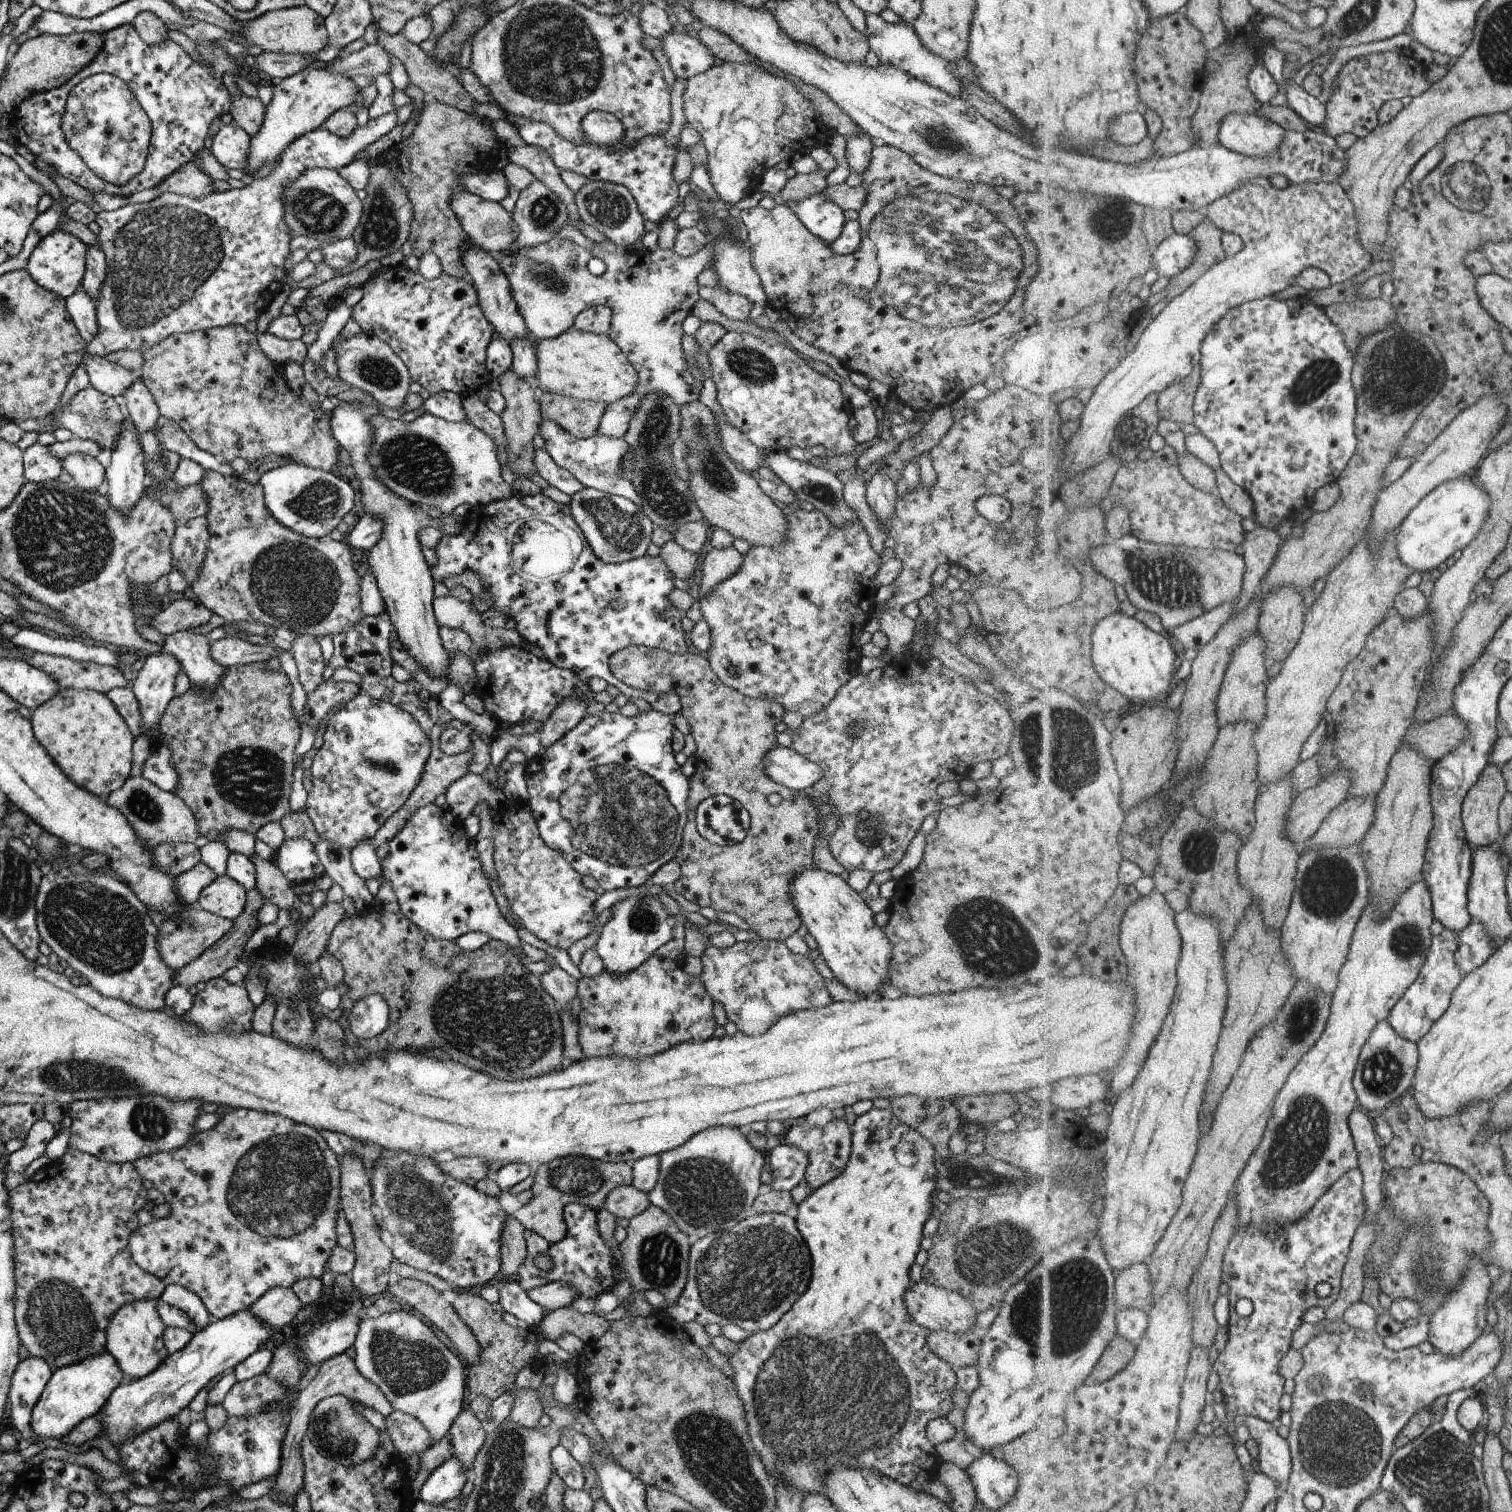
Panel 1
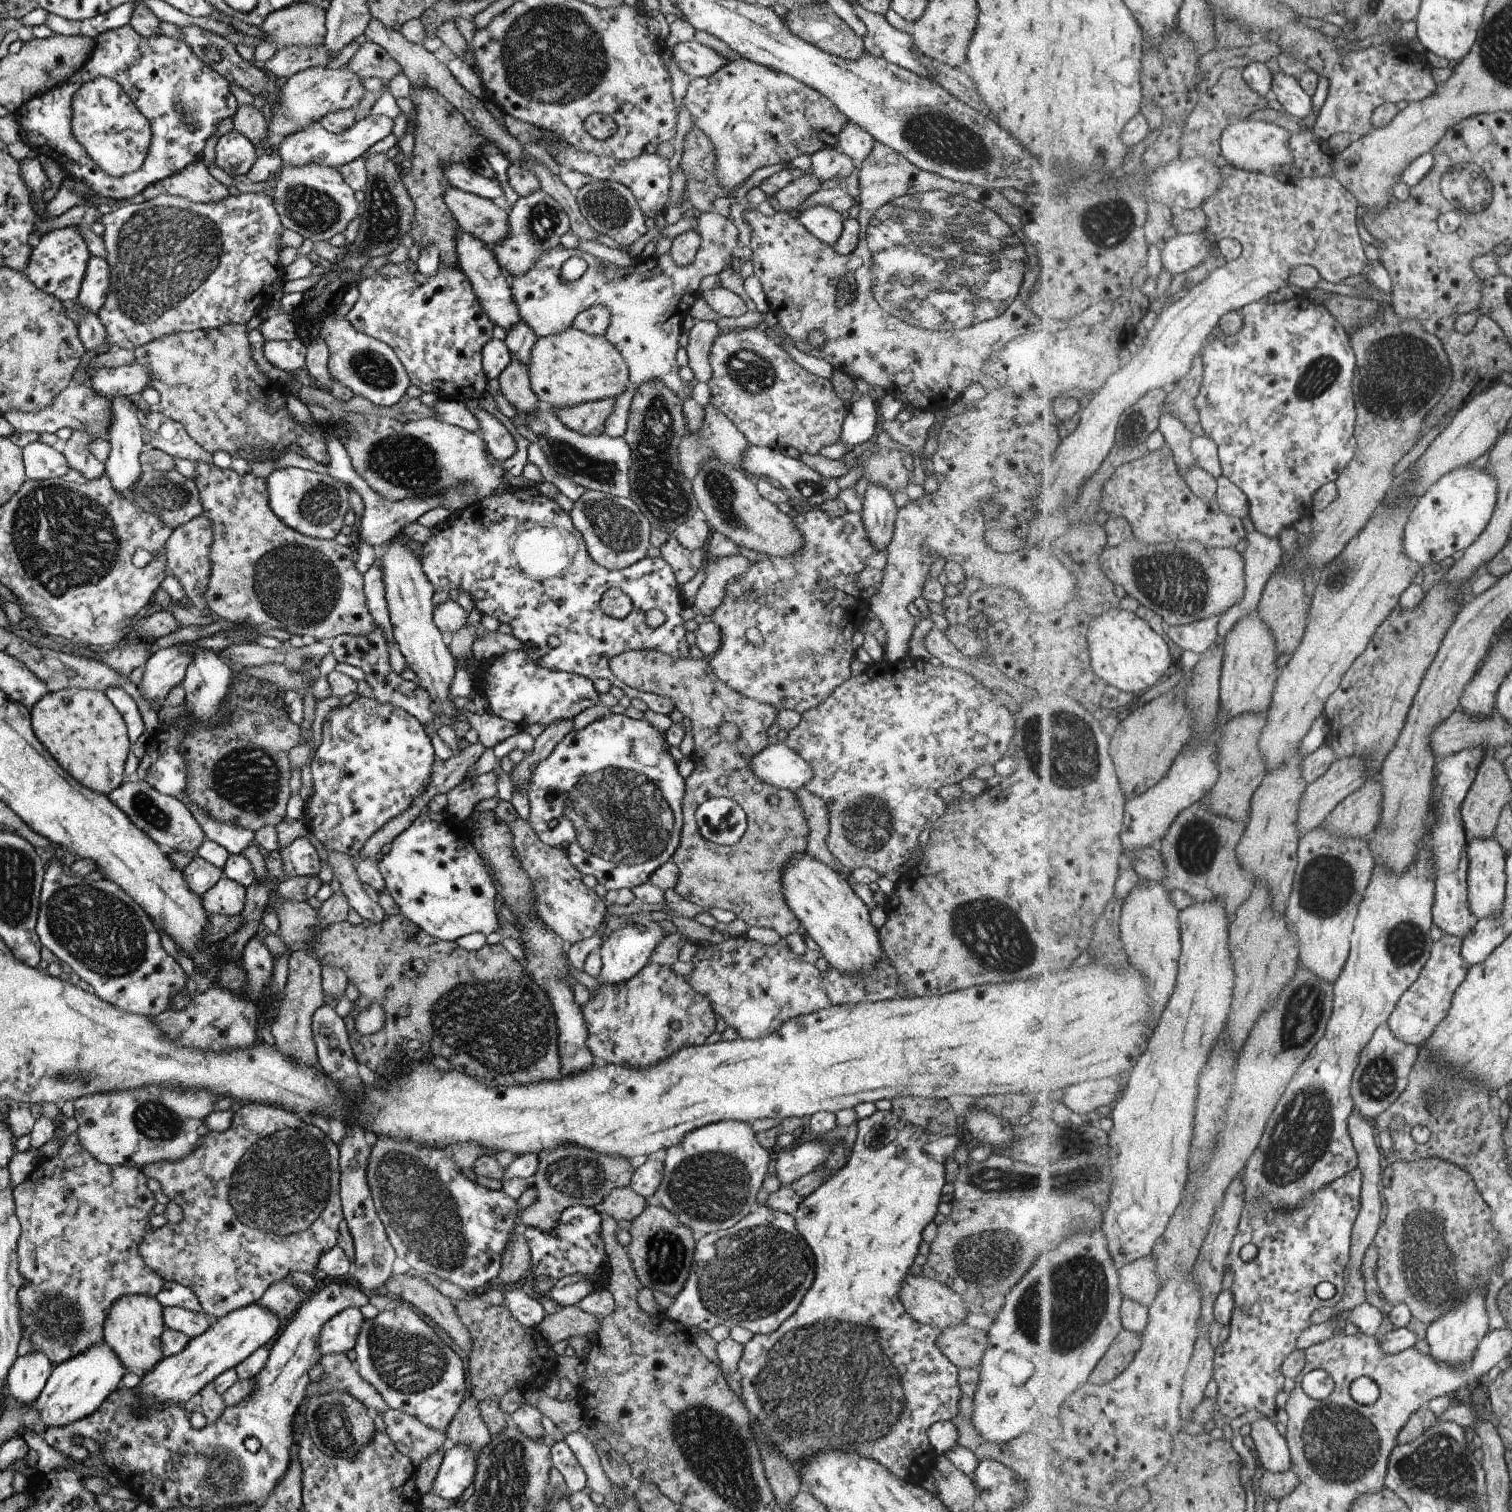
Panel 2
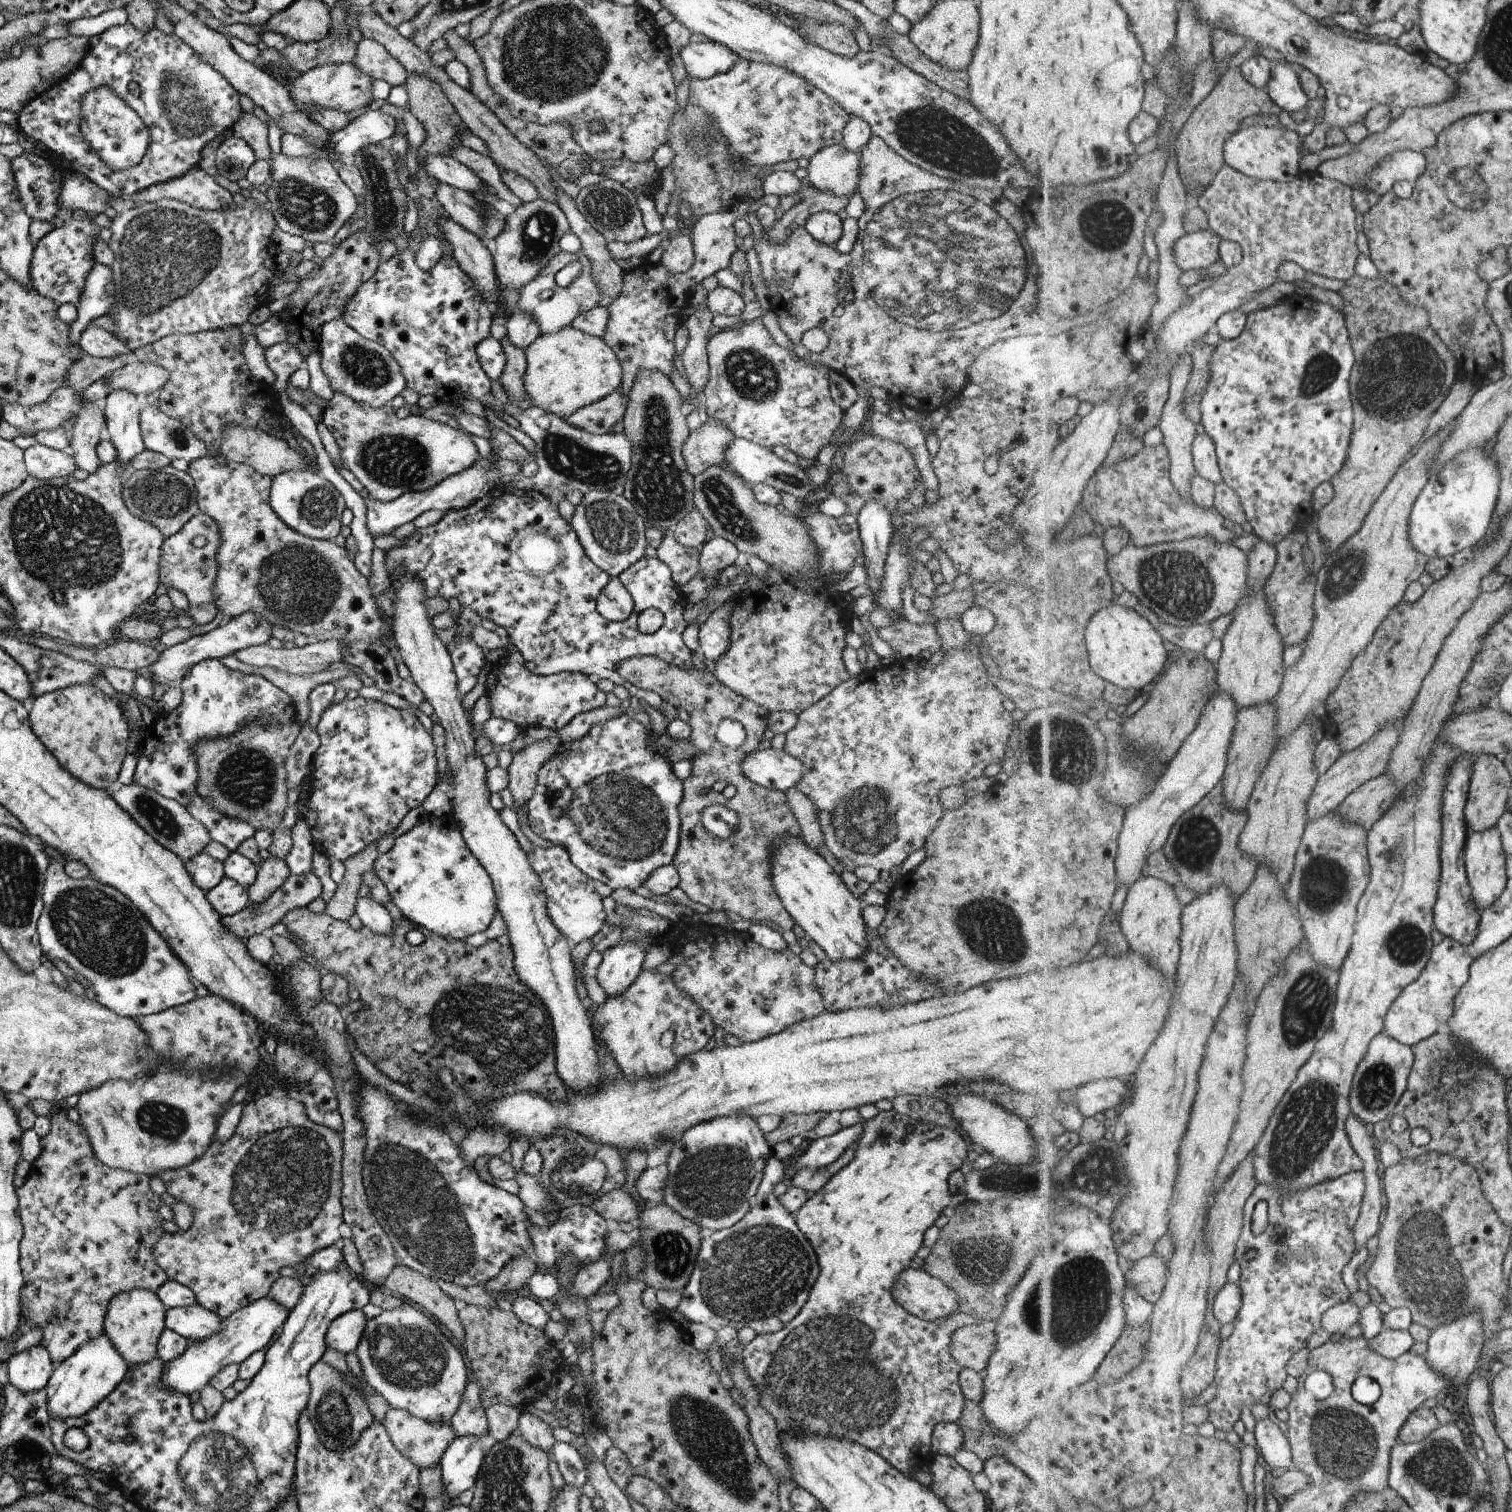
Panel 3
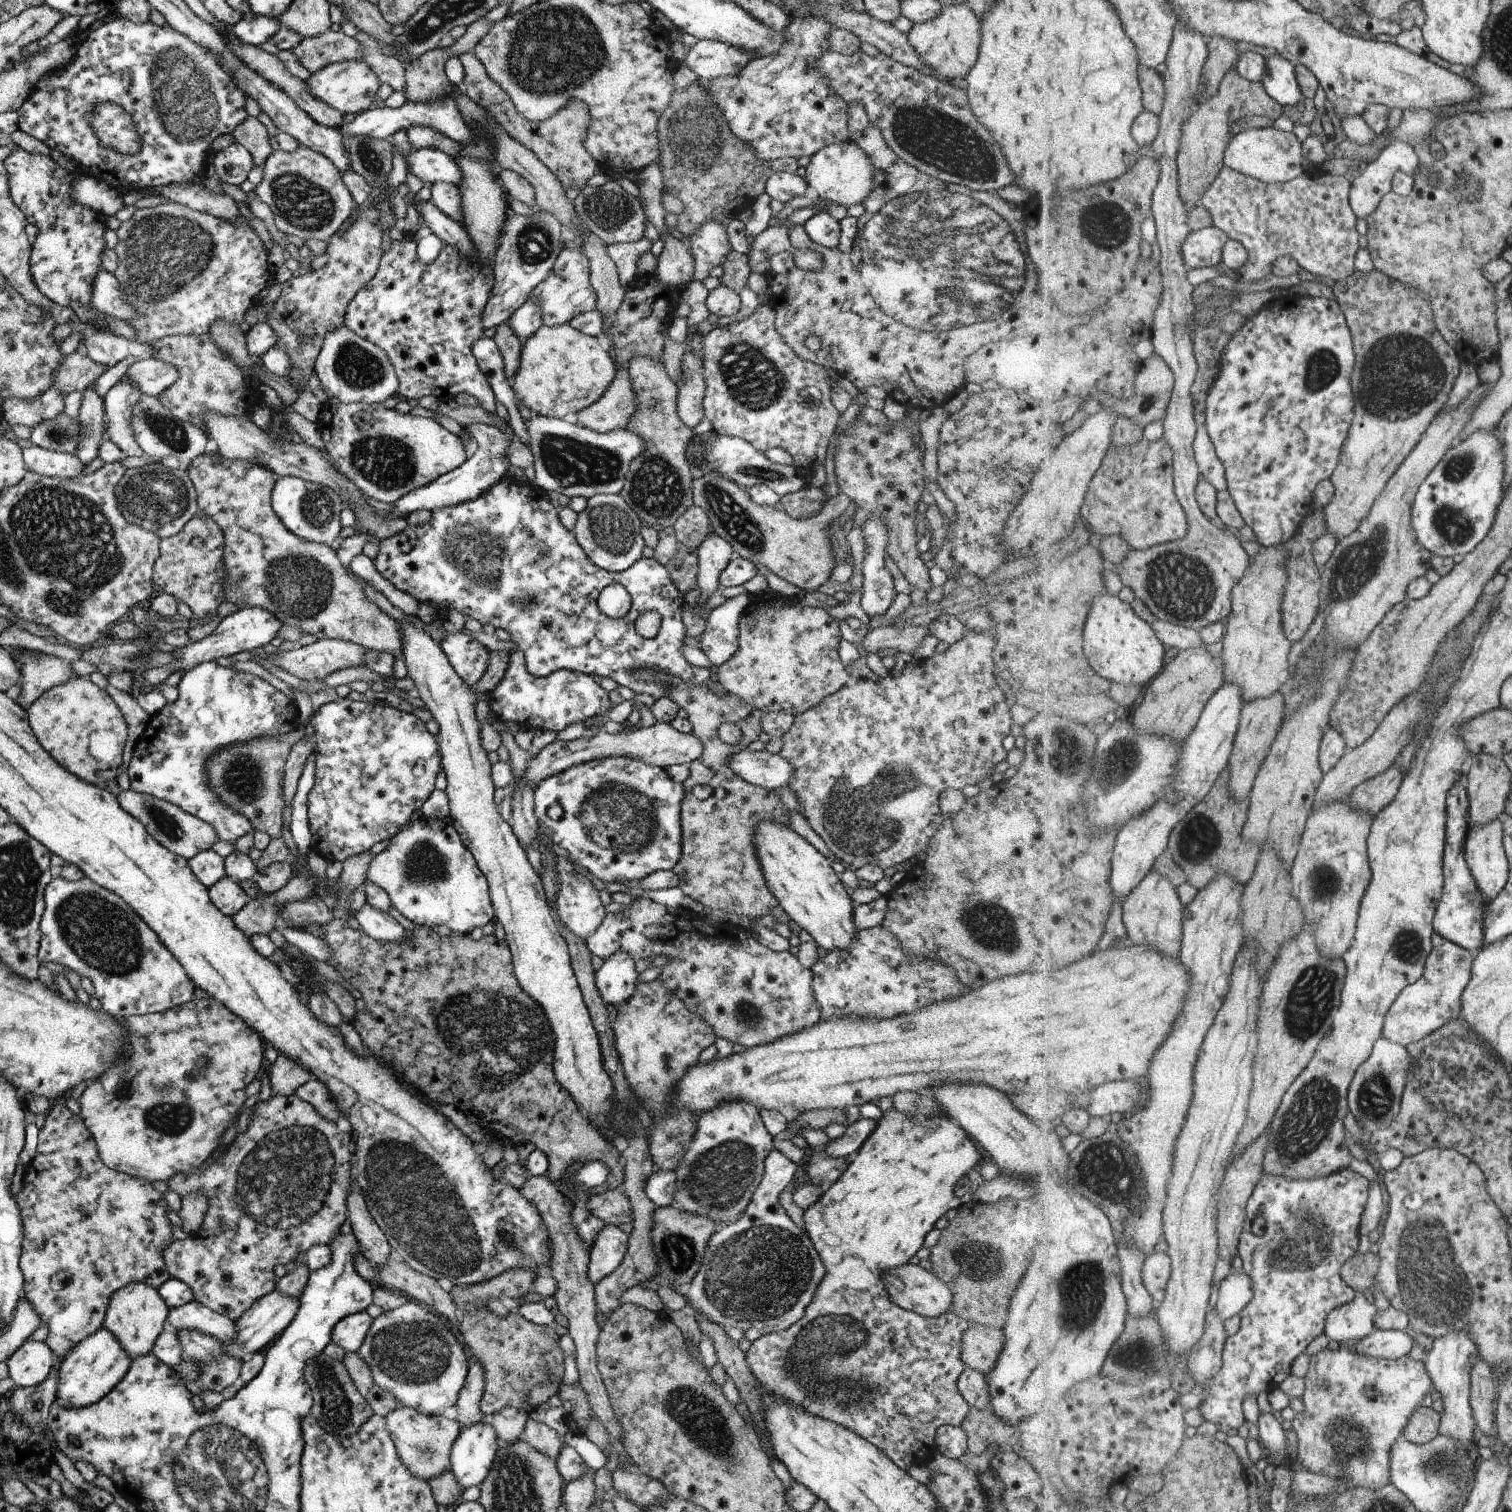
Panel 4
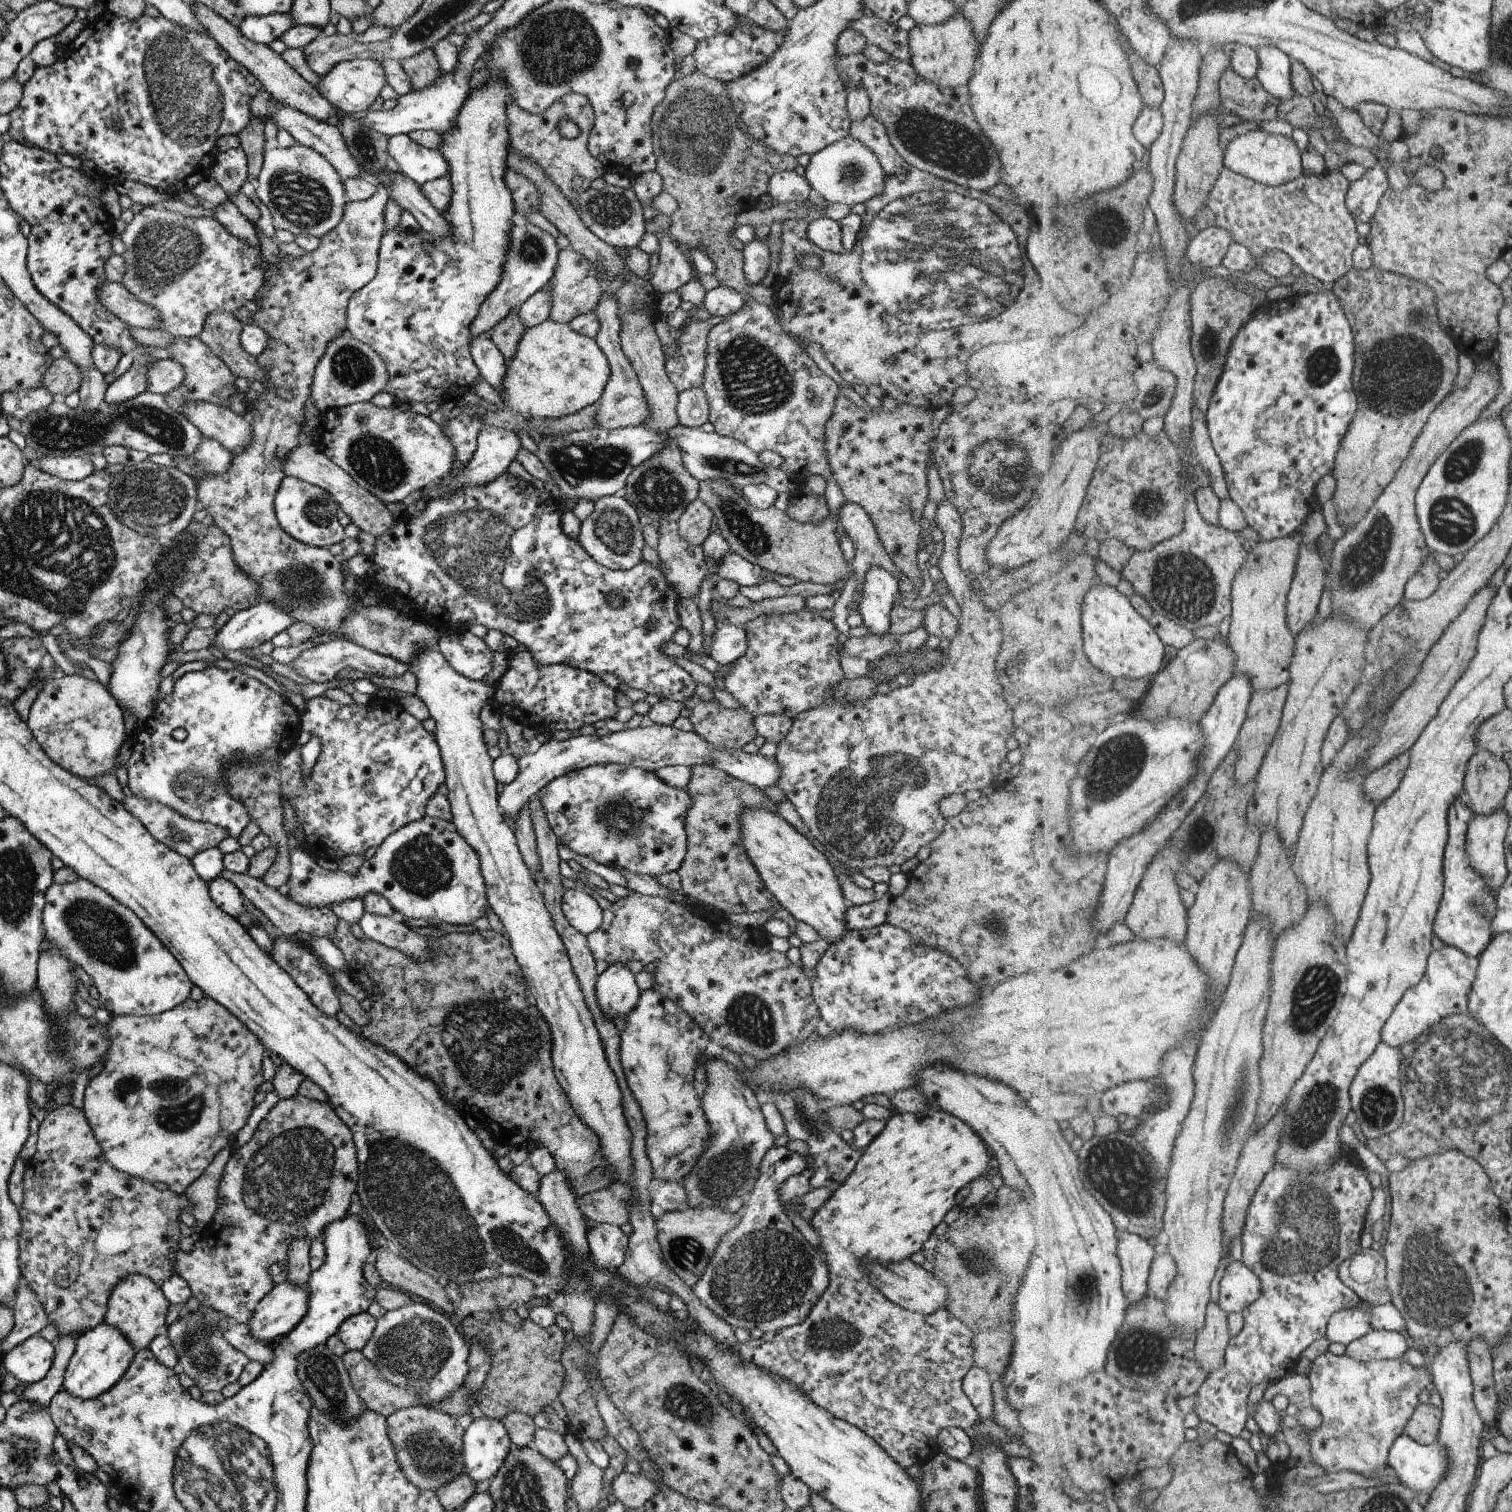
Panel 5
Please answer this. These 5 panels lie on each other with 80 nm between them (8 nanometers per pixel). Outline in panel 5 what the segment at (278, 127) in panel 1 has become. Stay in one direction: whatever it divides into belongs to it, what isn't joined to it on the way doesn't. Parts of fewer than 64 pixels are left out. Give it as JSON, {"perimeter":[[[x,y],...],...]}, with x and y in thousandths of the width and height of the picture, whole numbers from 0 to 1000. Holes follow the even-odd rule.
{"perimeter":[[[233,39],[231,40],[227,40],[220,43],[220,45],[213,51],[211,51],[210,58],[208,59],[221,71],[228,74],[229,76],[237,77],[241,75],[248,67],[251,62],[251,60],[255,56],[255,52],[253,48],[253,41],[249,39]]]}

